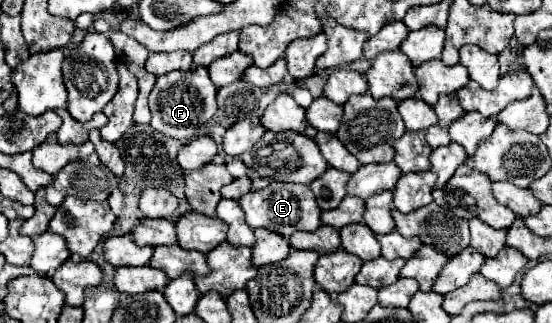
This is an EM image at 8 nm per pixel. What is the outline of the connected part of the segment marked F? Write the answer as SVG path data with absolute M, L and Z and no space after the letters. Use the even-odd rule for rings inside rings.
M198 66L192 70L172 70L170 74L162 74L156 80L154 90L150 92L150 110L152 122L150 126L170 138L190 140L198 134L206 132L206 124L216 114L216 92L218 88L208 78L208 68Z

